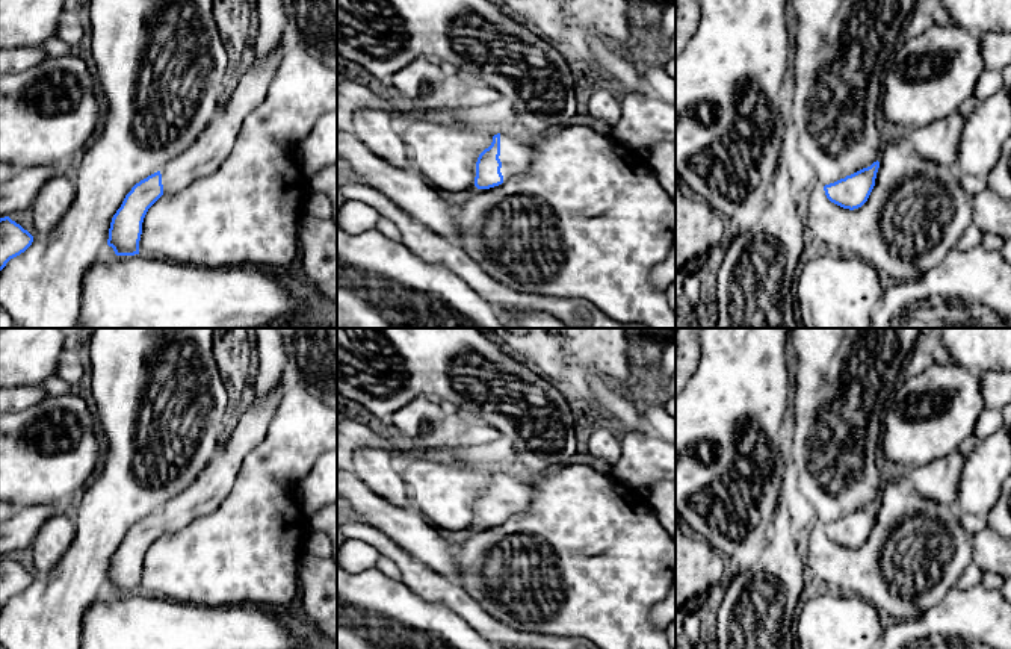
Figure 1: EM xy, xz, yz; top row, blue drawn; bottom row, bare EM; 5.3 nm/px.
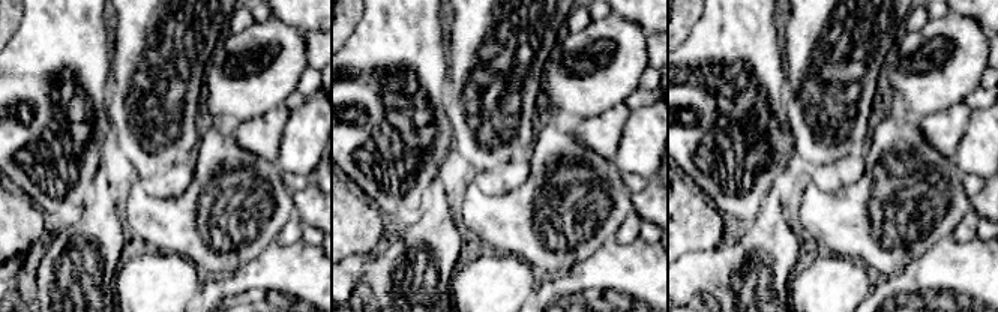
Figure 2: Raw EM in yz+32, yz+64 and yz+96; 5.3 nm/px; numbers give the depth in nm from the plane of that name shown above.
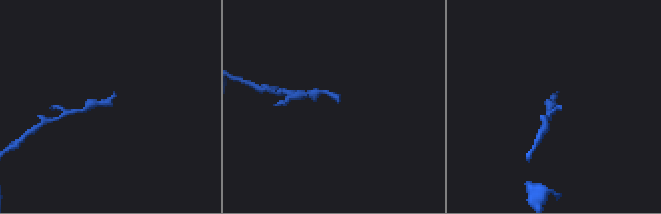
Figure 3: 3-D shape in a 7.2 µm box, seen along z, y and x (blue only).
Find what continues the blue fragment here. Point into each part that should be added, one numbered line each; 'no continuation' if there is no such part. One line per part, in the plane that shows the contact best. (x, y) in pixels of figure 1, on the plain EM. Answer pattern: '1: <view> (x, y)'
1: xz (514, 493)

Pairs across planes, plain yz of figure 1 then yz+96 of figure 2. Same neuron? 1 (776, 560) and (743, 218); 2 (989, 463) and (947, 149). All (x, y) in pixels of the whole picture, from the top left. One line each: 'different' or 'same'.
1: different
2: different

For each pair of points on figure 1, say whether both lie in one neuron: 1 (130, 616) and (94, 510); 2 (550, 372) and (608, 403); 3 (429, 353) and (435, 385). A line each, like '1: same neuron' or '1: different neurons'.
1: different neurons
2: different neurons
3: same neuron

